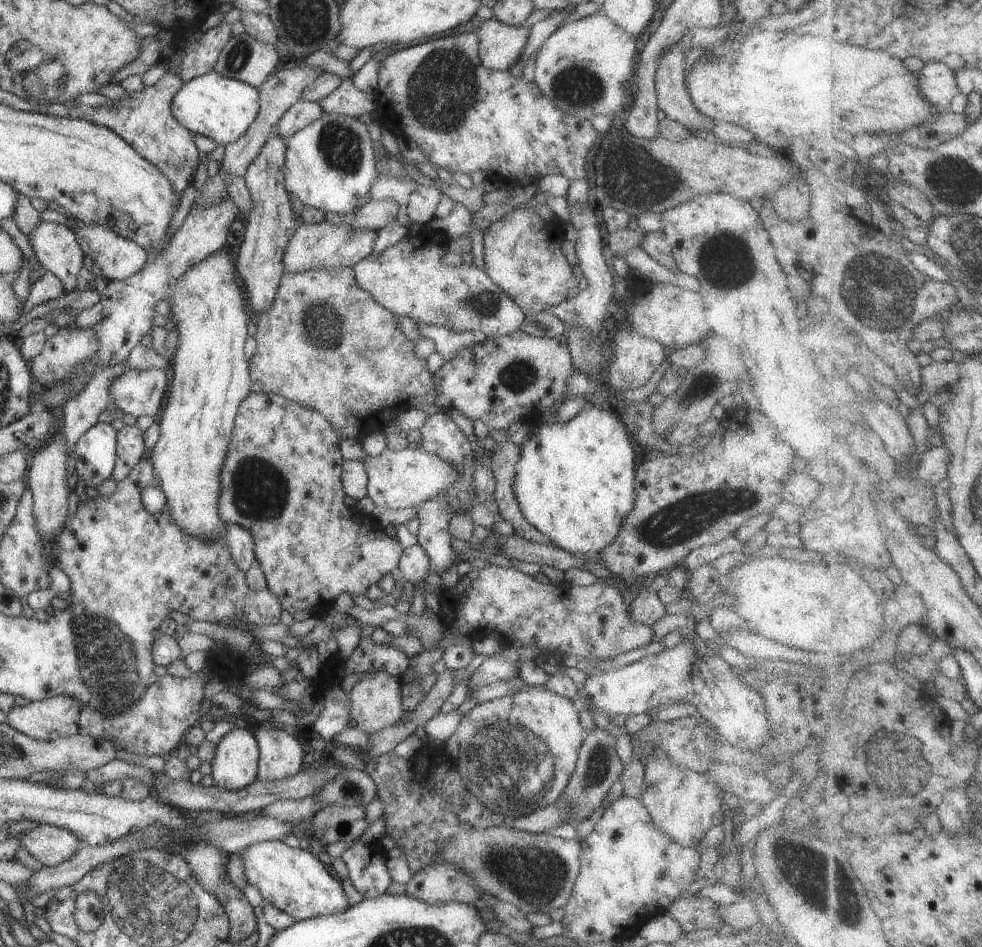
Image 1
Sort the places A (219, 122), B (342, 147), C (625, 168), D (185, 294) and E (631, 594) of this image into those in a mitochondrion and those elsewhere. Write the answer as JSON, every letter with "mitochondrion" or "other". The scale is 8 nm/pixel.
{"A":"other","B":"mitochondrion","C":"mitochondrion","D":"mitochondrion","E":"other"}

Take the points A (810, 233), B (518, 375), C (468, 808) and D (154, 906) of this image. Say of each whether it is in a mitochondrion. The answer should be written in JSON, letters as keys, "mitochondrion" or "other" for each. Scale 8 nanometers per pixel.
{"A":"other","B":"mitochondrion","C":"mitochondrion","D":"mitochondrion"}

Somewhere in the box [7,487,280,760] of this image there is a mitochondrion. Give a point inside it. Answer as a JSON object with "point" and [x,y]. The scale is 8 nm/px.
{"point":[106,651]}

